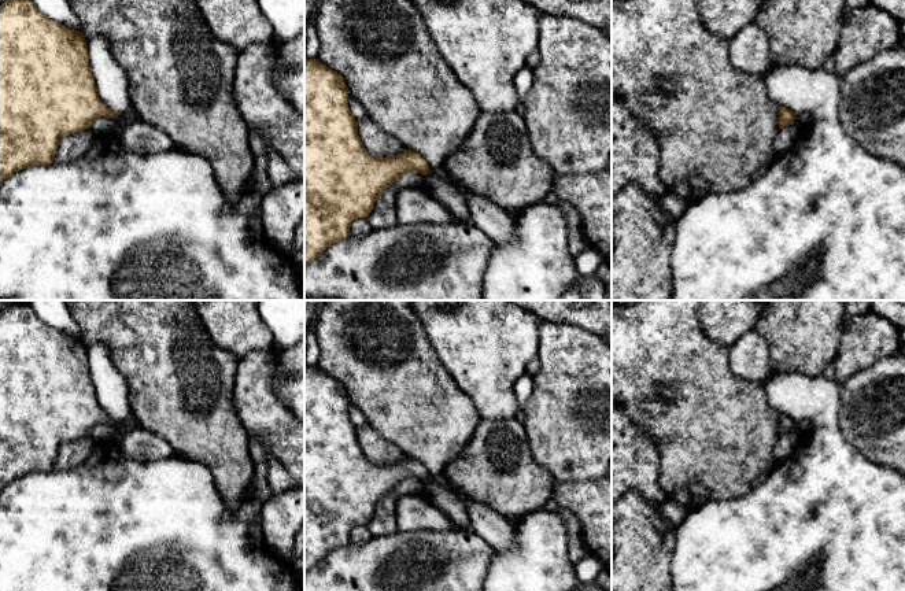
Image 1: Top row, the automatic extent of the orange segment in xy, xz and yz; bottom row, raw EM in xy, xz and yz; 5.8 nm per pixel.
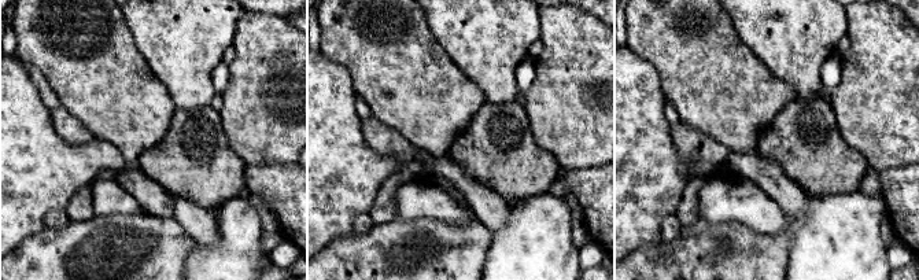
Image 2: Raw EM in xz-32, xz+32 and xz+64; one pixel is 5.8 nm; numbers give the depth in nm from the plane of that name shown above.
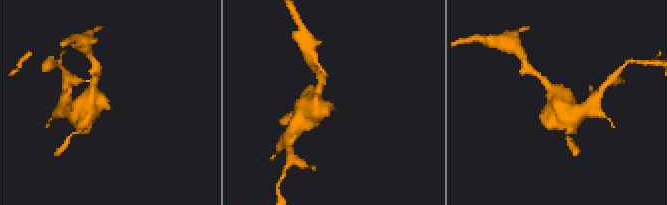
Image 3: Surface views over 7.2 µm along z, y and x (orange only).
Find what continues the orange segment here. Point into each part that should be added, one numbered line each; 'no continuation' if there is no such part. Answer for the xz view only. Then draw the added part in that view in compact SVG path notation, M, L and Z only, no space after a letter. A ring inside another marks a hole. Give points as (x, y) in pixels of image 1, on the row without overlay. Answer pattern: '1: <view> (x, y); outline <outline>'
no continuation

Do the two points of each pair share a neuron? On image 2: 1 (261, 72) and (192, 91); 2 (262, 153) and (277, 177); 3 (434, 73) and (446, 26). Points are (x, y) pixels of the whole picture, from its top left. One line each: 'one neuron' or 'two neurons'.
1: two neurons
2: two neurons
3: two neurons

